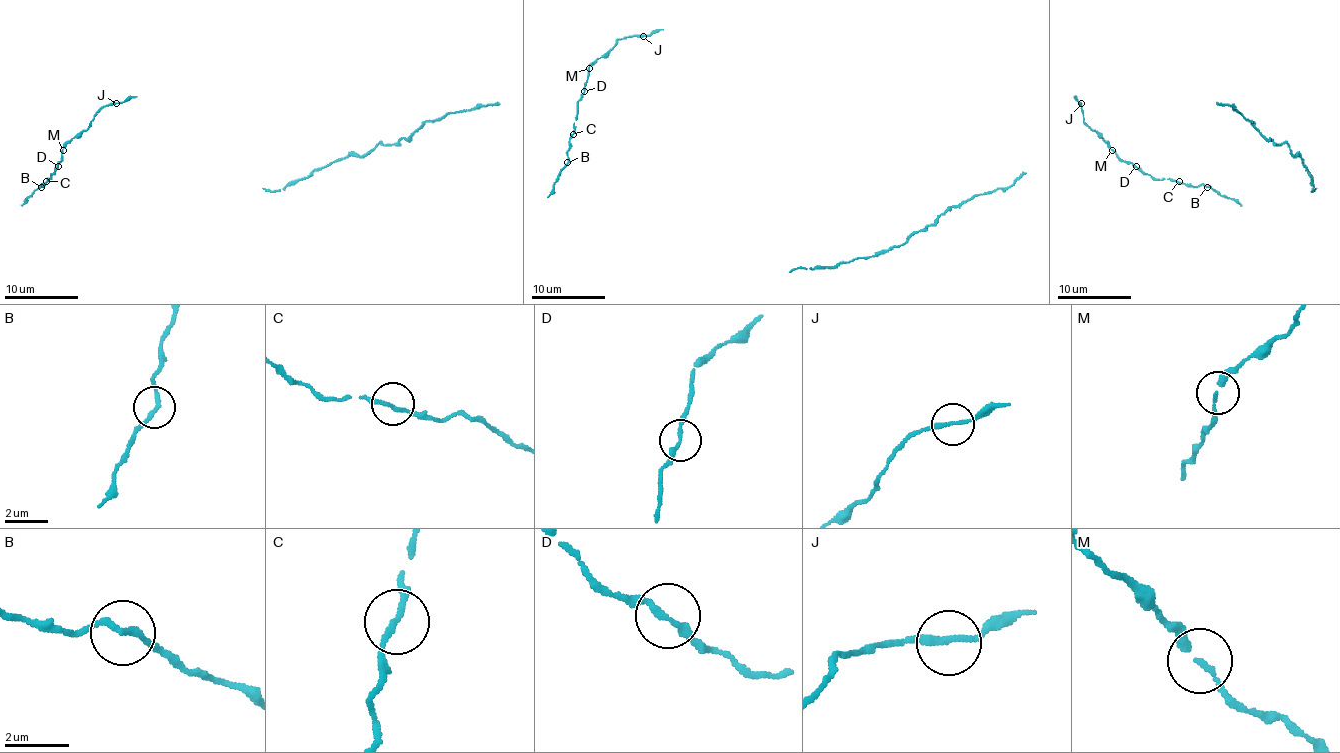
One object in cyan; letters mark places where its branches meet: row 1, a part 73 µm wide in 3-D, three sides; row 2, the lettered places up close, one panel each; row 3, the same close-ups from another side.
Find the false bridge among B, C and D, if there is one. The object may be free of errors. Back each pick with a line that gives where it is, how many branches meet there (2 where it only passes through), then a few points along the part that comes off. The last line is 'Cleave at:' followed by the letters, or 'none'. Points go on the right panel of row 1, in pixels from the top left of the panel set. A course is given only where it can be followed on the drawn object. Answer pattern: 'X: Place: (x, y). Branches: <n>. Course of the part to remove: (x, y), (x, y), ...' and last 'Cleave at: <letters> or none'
Cleave at: none

